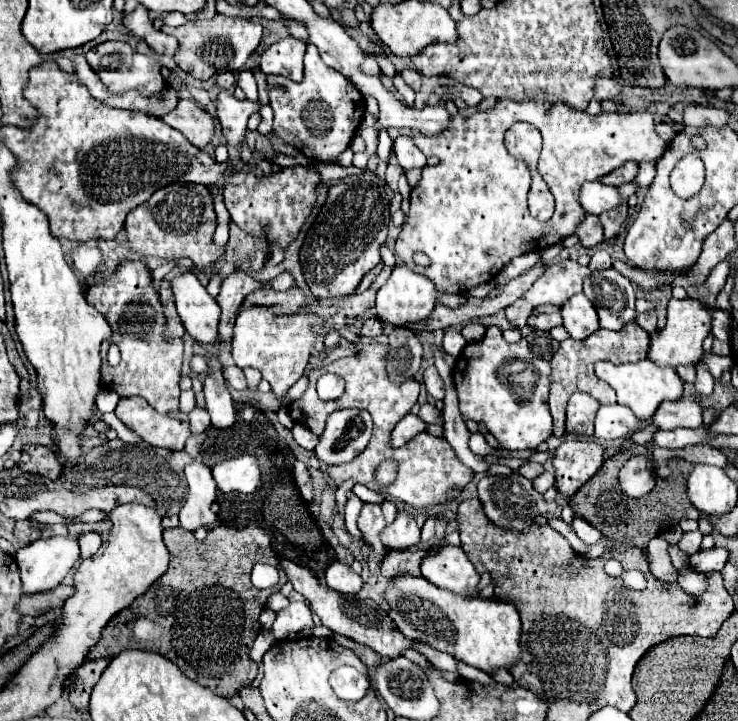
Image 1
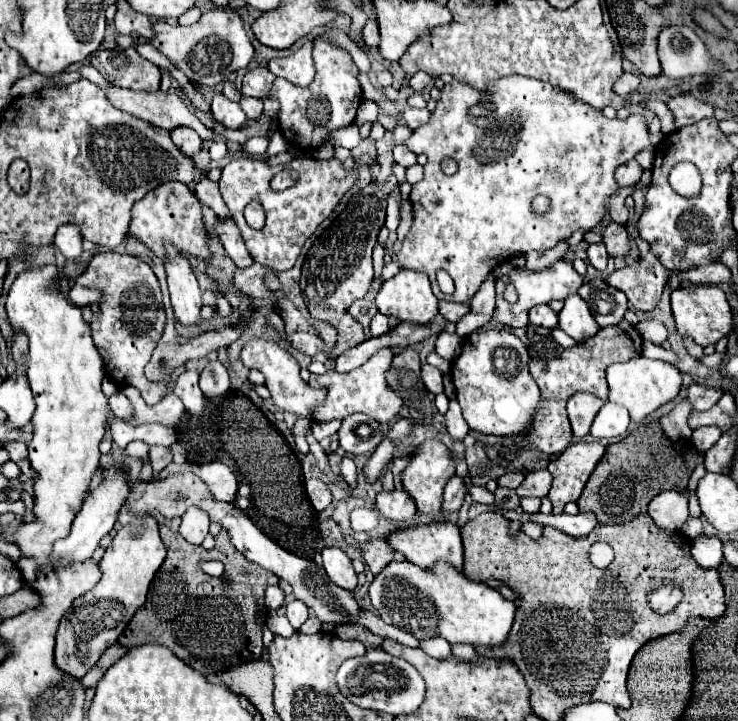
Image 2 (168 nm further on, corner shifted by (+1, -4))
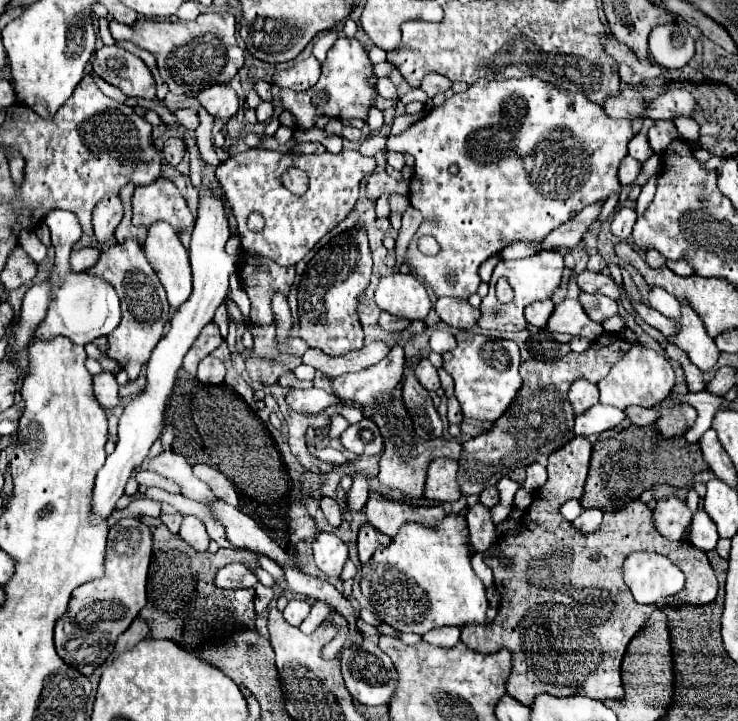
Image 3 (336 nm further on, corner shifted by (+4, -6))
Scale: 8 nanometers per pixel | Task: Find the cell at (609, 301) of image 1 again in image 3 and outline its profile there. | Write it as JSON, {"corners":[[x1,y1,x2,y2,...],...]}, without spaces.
{"corners":[[580,293,578,297,582,309,586,311,586,315,592,321,602,323,608,317,614,317,618,313,618,303,606,295,598,295,598,293]]}

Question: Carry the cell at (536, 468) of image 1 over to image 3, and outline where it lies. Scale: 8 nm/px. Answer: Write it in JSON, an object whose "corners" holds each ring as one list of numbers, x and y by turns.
{"corners":[[488,487,480,493,480,499,478,499,480,505,484,505,486,509,494,509,498,503,500,503,500,497,498,497,498,489,496,487]]}

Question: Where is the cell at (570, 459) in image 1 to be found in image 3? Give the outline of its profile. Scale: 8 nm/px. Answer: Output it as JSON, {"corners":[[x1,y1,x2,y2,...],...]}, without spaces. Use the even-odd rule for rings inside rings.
{"corners":[[574,437,564,447,548,455,548,479,546,483,532,493,534,501,524,511,526,525,520,523,518,535,504,535,498,537,494,543,494,555,484,555,484,563,494,573,494,585,500,595,500,607,498,617,488,625,466,625,462,627,462,641,480,651,480,653,496,653,498,649,508,649,512,655,512,671,506,681,506,691,522,705,530,705,534,701,534,695,548,693,548,695,586,695,592,699,622,699,622,681,620,681,620,663,624,657,624,651,630,643,630,639,638,633,642,623,646,621,646,615,654,611,656,607,674,605,676,599,690,603,690,605,706,605,714,601,718,593,718,581,714,575,714,569,708,563,708,557,704,551,694,547,690,541,668,541,654,531,650,509,642,501,630,501,618,511,604,513,602,527,596,533,584,535,570,521,566,521,560,515,560,505,570,499,581,499,584,493,586,475,588,475,588,463,590,463,592,445,586,437],[630,551,654,551,660,555,666,555,674,565,678,565,686,575,686,585,682,591,664,601,658,601,654,605,640,605,630,595,630,589,626,587,622,579,622,559],[598,553,600,557,594,561,592,555],[510,557,514,561,512,567,504,565,504,559],[528,579,570,579,566,587,554,589,552,585,540,587,532,585]]}

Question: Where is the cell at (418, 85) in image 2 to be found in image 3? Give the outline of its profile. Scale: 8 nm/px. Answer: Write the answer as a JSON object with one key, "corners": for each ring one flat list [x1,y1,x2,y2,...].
{"corners":[[428,73,428,75,424,77,422,85,420,85,420,89,422,89,430,99,432,99,434,95,438,95,438,93,448,91,450,87,452,87,452,81,450,81,448,77,440,75,440,73]]}

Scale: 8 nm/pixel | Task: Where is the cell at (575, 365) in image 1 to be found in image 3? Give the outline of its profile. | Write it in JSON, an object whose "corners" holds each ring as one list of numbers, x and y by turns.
{"corners":[[604,333,584,353,570,351,566,357,555,361,534,358,524,361,520,365,520,375,524,383,514,403,508,407,510,415,504,413,488,431,468,439,462,445,462,455,458,459,458,483,462,493,480,495,486,487,496,485,496,481,508,475,512,469,526,467,534,463,540,455,550,455,552,451,568,443,574,437,574,411,568,401,568,389,572,381,582,377,598,383,628,349,630,343,624,341,620,333]]}

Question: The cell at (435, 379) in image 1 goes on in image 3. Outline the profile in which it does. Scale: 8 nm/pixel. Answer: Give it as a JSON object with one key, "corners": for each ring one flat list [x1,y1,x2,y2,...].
{"corners":[[422,359,422,361,414,367,414,375,416,375,416,379,422,383,422,387,428,389,428,391,436,391,436,389,440,387,438,371,436,371,436,367,434,367,428,359]]}

